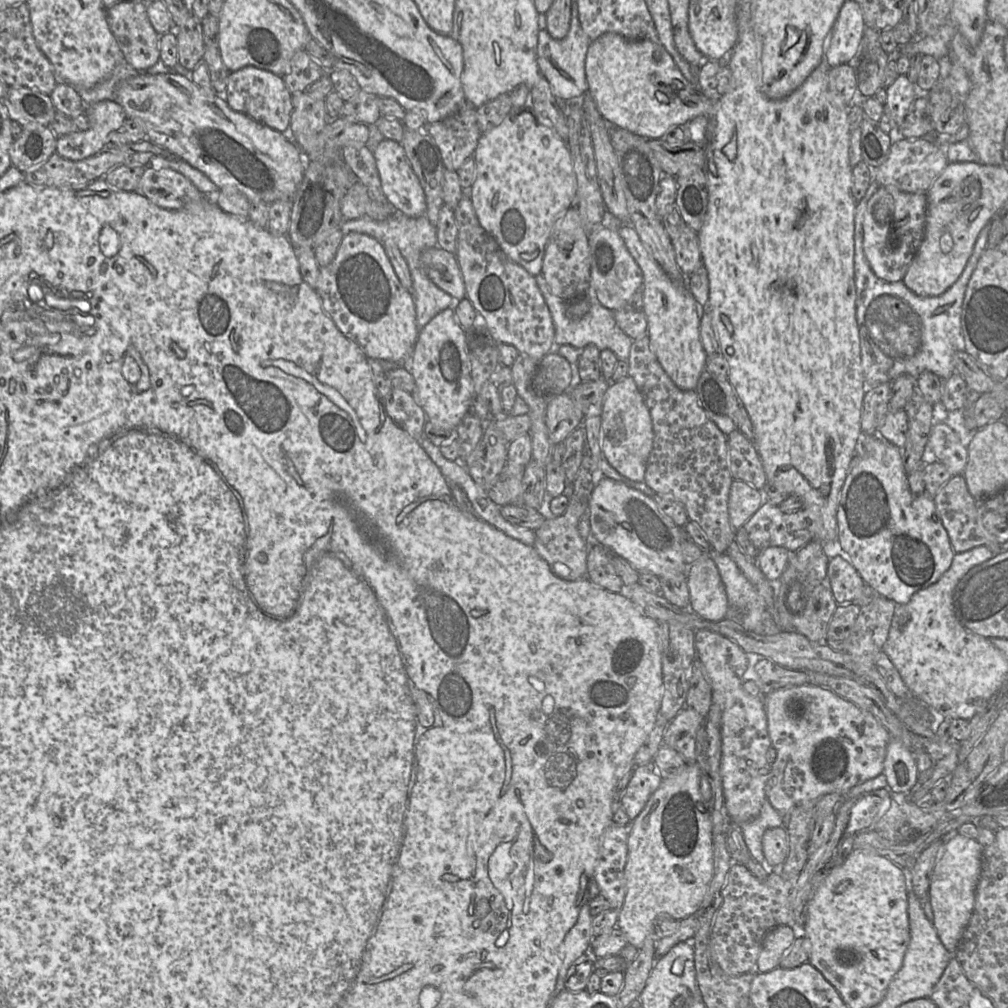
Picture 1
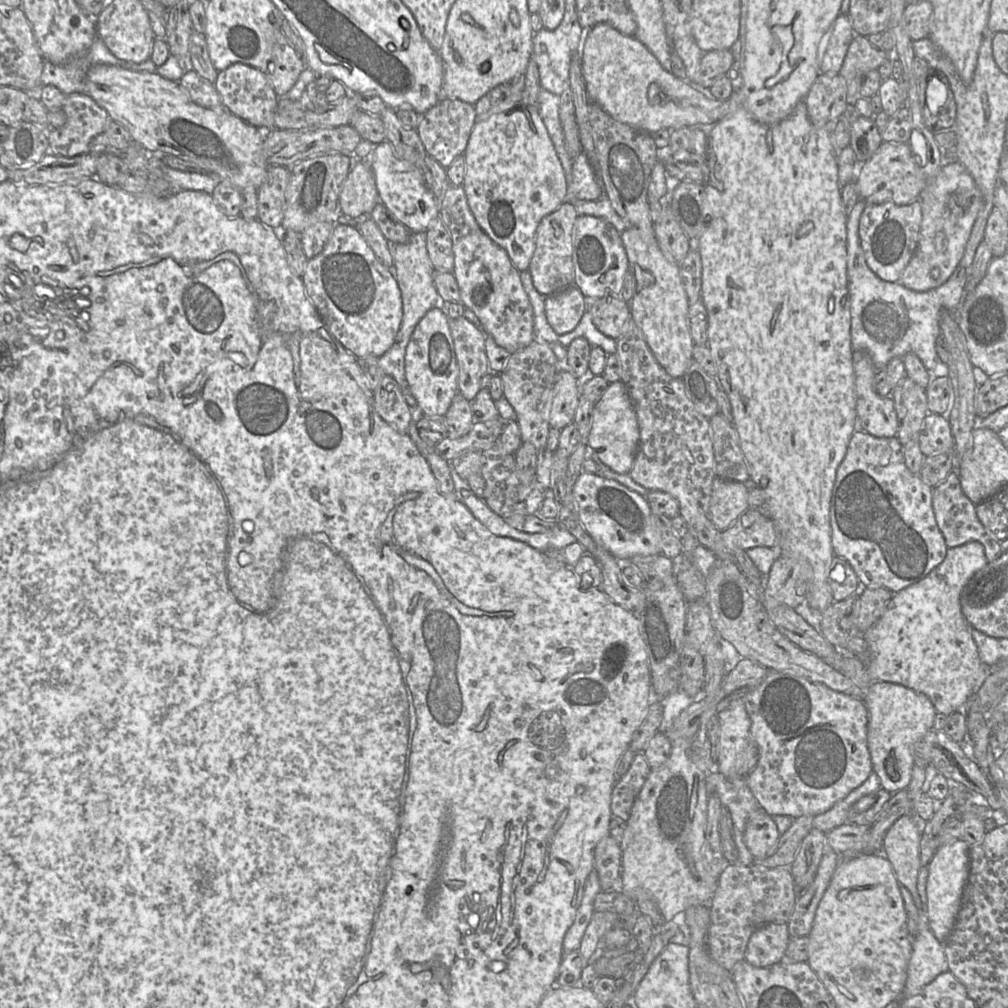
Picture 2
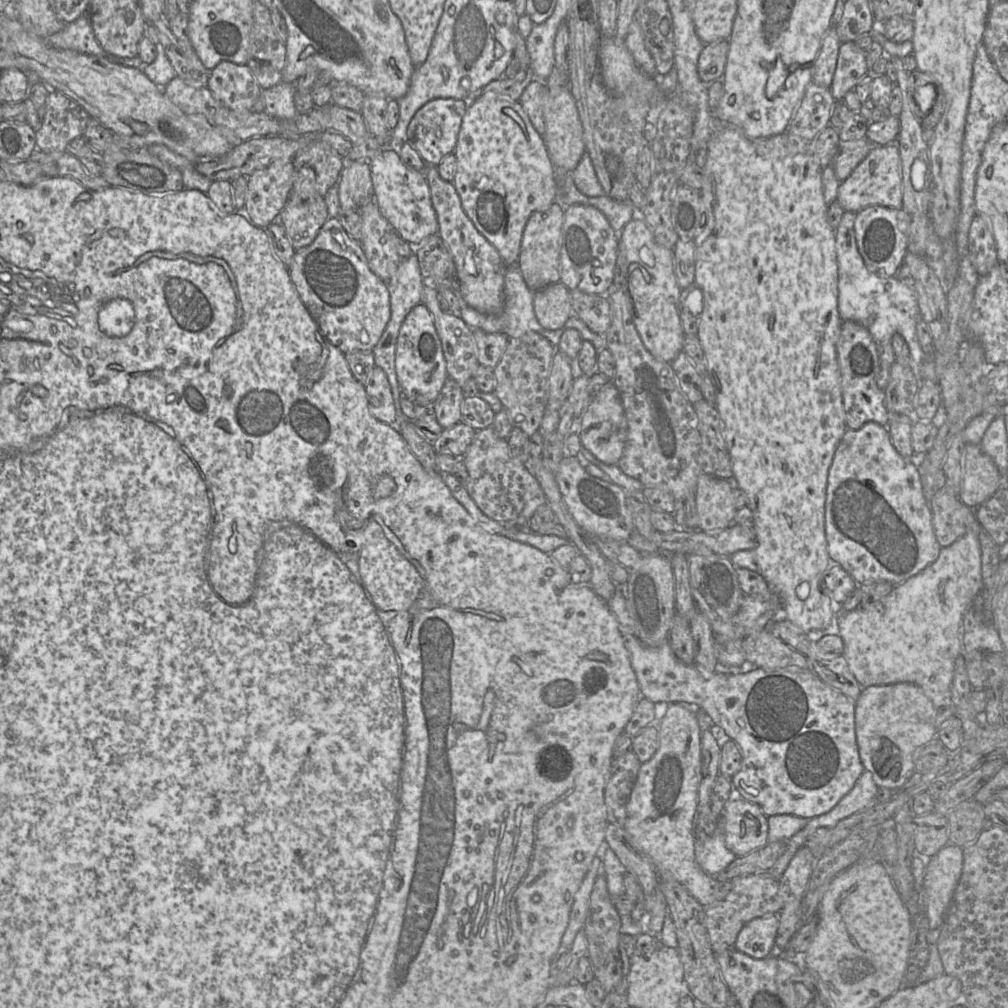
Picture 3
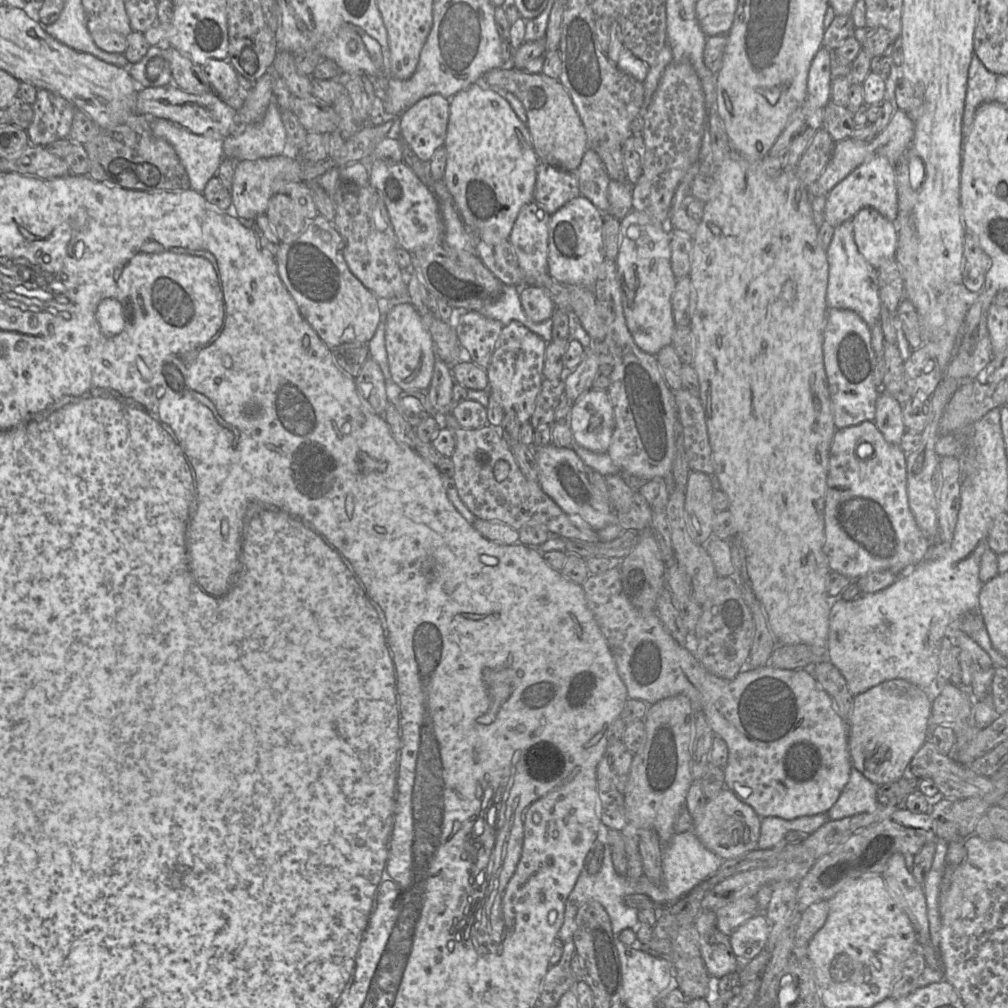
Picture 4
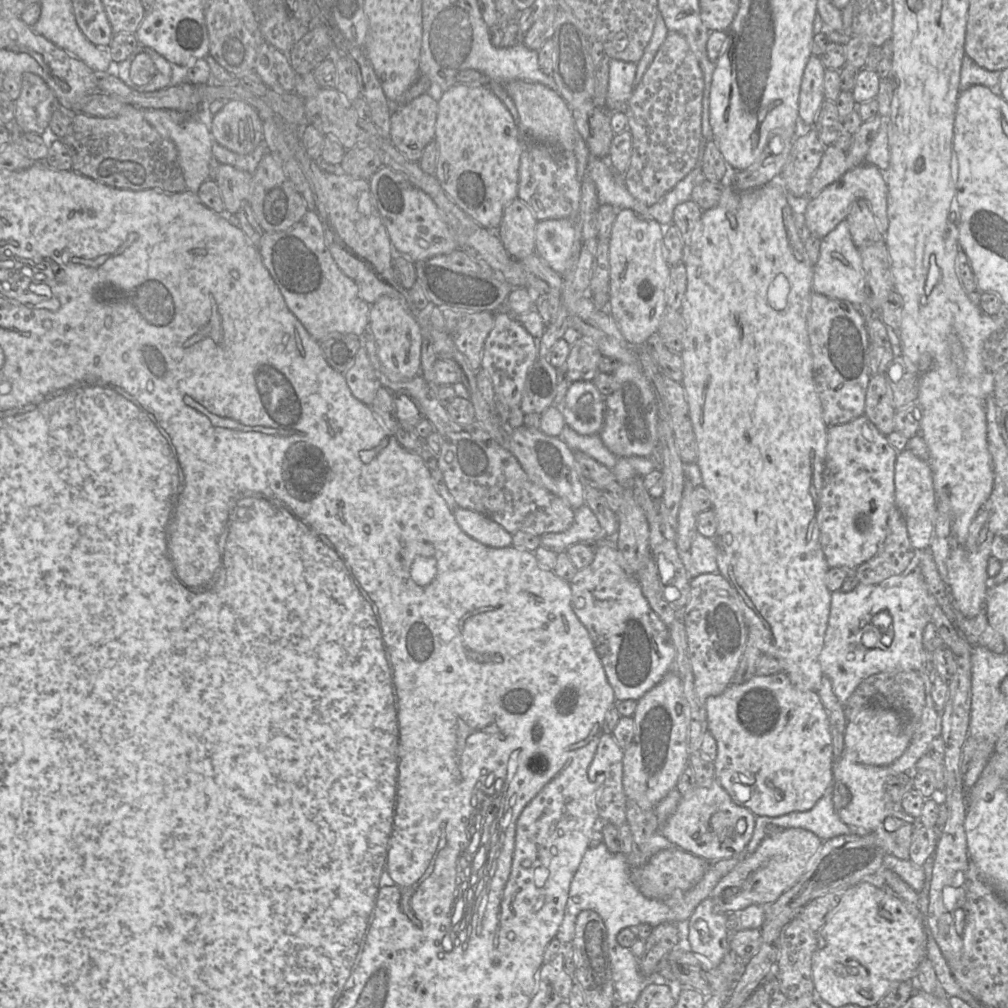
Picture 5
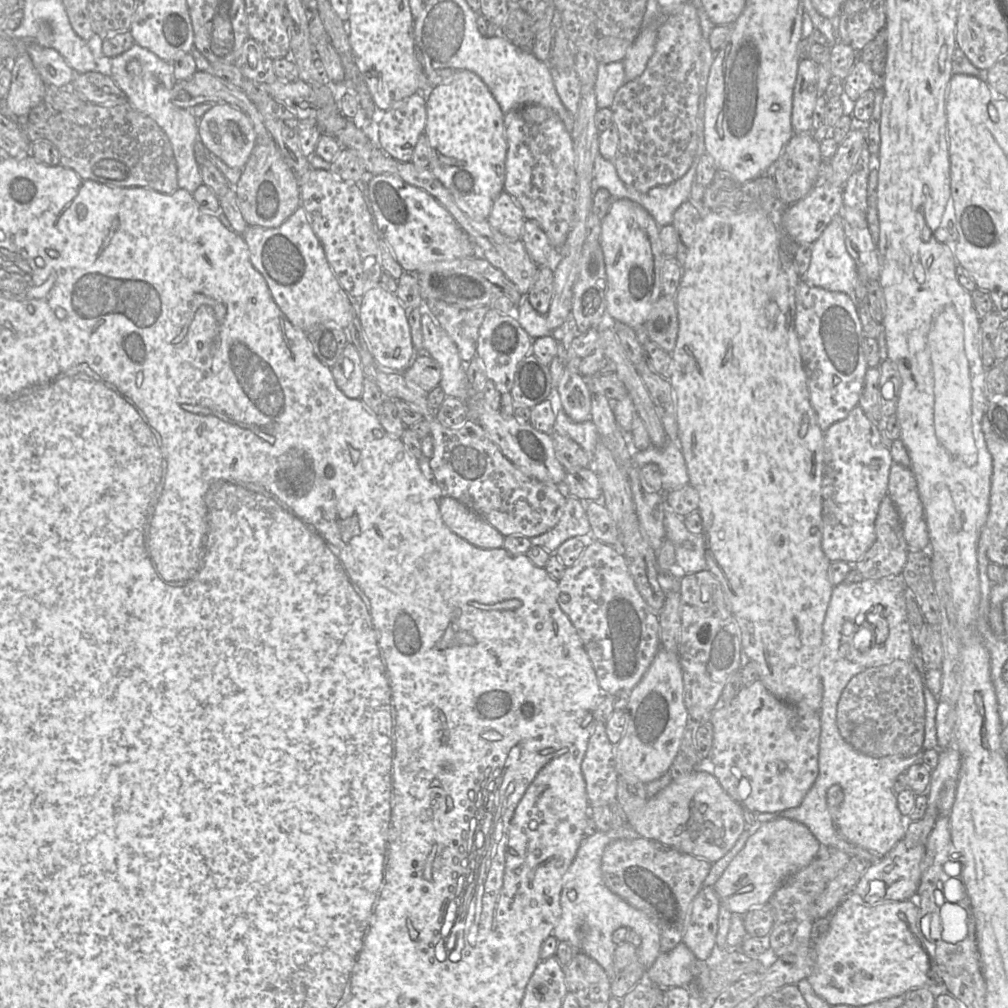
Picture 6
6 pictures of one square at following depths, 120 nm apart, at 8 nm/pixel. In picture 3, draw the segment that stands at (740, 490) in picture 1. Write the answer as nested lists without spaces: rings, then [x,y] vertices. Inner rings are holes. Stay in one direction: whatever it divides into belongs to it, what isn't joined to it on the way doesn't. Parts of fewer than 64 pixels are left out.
[[[705,473],[698,476],[695,504],[698,528],[701,531],[723,530],[734,524],[737,508],[734,505],[733,481]]]

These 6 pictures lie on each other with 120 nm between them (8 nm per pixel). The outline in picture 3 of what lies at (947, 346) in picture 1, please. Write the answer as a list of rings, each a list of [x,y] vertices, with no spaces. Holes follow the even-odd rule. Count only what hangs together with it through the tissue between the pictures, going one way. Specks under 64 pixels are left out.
[[[845,212],[841,221],[840,221],[840,224],[837,228],[837,231],[836,231],[836,255],[837,255],[837,263],[838,263],[838,311],[839,311],[839,315],[841,317],[842,321],[843,320],[844,321],[851,320],[851,321],[854,321],[854,322],[857,322],[857,323],[863,325],[869,331],[869,333],[873,337],[876,344],[879,344],[880,342],[885,341],[885,340],[891,340],[891,338],[895,334],[899,334],[900,336],[902,336],[904,341],[908,345],[908,348],[910,351],[911,367],[915,370],[916,374],[918,375],[918,367],[925,360],[925,358],[927,356],[923,352],[923,350],[922,350],[922,348],[918,342],[917,335],[916,335],[916,323],[917,323],[919,318],[922,318],[922,317],[920,317],[920,309],[918,306],[916,292],[912,287],[910,287],[909,285],[907,285],[906,283],[901,281],[899,278],[880,276],[867,267],[867,265],[865,264],[864,260],[863,260],[863,258],[862,258],[862,256],[858,250],[858,246],[857,246],[857,241],[856,241],[856,236],[855,236],[855,231],[854,231],[854,224],[855,224],[855,220],[856,220],[856,215],[857,215],[857,213],[855,213],[855,212]]]

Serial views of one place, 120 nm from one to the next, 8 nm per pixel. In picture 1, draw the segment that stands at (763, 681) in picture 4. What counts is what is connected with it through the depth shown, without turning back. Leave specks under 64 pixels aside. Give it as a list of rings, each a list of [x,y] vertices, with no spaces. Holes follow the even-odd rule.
[[[804,684],[799,686],[790,686],[768,693],[765,698],[765,710],[767,714],[769,737],[772,747],[775,748],[777,753],[775,761],[771,764],[771,772],[765,786],[765,793],[767,801],[769,801],[772,807],[781,814],[789,814],[791,810],[802,803],[809,800],[817,800],[826,794],[839,793],[843,795],[851,788],[883,773],[886,750],[892,737],[889,731],[873,714],[857,706],[853,702],[844,699],[830,690],[823,689],[820,686]]]

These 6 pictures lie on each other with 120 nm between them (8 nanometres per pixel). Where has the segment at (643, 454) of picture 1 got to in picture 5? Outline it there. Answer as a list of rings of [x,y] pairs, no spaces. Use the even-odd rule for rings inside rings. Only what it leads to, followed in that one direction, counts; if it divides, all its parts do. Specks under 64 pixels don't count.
[[[592,381],[571,382],[562,412],[569,427],[581,435],[599,434],[605,413],[605,397]]]

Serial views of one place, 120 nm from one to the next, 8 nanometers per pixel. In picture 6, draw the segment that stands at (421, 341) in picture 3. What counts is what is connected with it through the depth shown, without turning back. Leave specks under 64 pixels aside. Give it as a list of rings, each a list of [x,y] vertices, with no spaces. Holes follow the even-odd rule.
[[[379,285],[368,290],[358,301],[358,318],[366,337],[368,348],[376,361],[385,369],[404,372],[416,352],[404,307],[396,294]]]

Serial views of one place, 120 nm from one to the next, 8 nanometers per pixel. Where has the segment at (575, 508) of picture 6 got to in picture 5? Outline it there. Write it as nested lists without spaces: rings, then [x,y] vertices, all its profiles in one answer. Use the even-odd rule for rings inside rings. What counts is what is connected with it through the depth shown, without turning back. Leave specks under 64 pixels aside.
[[[586,505],[574,510],[573,524],[564,532],[542,535],[541,545],[553,551],[565,551],[577,543],[596,543],[606,537],[603,528]]]

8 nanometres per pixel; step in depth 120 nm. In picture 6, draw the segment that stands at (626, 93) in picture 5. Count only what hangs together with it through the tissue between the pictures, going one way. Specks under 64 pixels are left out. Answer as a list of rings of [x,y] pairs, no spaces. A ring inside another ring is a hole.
[[[622,61],[598,64],[594,86],[598,108],[610,108],[617,90],[627,83]]]

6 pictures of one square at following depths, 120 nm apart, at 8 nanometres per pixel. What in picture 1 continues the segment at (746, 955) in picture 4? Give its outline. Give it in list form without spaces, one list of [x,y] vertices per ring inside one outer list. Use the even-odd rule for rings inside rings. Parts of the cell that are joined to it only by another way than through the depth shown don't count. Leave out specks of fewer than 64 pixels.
[[[778,926],[764,936],[757,960],[757,971],[767,973],[779,967],[799,931],[794,926]]]

